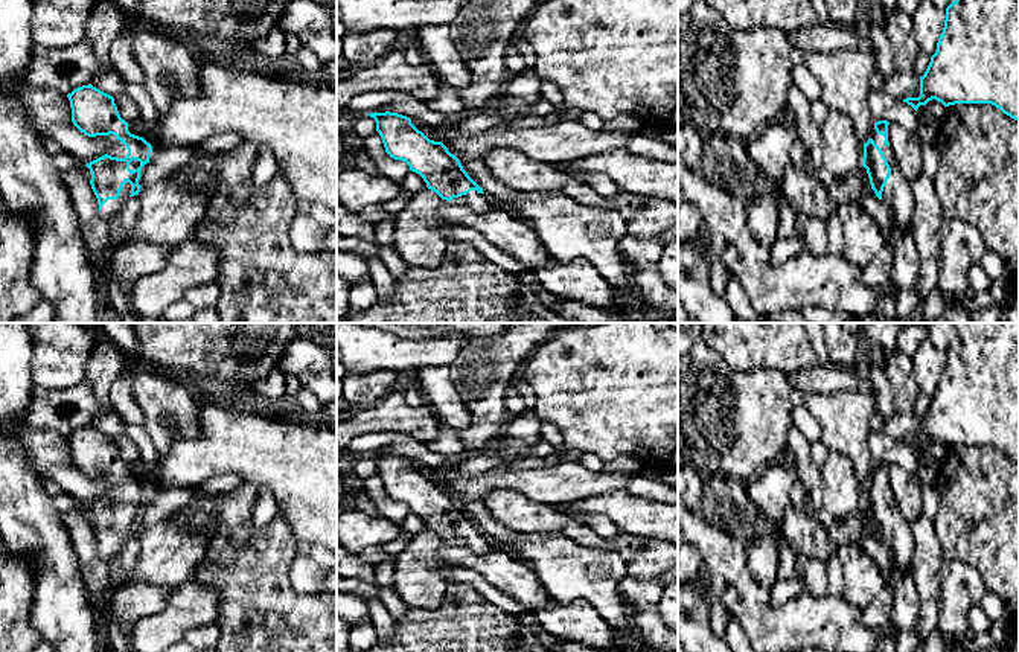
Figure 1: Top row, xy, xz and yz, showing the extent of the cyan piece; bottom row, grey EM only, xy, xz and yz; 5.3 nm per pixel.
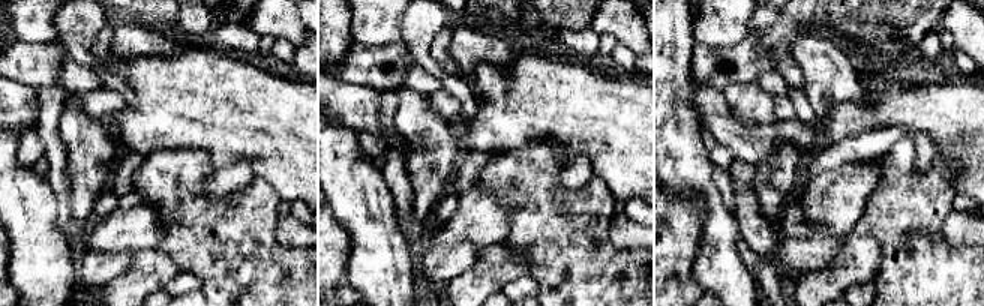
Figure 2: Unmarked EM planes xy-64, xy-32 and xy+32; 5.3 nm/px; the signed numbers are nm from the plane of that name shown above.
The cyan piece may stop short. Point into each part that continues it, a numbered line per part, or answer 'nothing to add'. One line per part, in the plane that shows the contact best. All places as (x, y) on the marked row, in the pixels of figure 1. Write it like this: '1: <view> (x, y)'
1: xy (114, 148)

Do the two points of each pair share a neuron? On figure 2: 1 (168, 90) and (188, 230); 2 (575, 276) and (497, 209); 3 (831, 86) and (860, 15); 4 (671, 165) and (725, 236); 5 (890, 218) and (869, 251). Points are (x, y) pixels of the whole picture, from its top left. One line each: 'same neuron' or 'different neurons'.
1: different neurons
2: different neurons
3: different neurons
4: same neuron
5: different neurons

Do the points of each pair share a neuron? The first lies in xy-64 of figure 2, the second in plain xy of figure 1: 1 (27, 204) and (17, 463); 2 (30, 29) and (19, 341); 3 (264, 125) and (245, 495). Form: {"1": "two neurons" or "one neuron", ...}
{"1": "one neuron", "2": "two neurons", "3": "two neurons"}

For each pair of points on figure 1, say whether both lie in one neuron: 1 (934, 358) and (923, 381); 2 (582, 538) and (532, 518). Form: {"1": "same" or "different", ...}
{"1": "same", "2": "same"}

